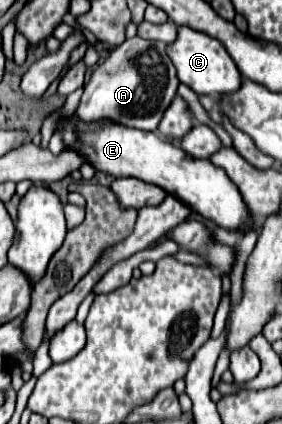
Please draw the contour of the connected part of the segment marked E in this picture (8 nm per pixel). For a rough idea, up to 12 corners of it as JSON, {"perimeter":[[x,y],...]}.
{"perimeter":[[55,131],[97,171],[159,185],[219,227],[253,225],[223,169],[155,131]]}

